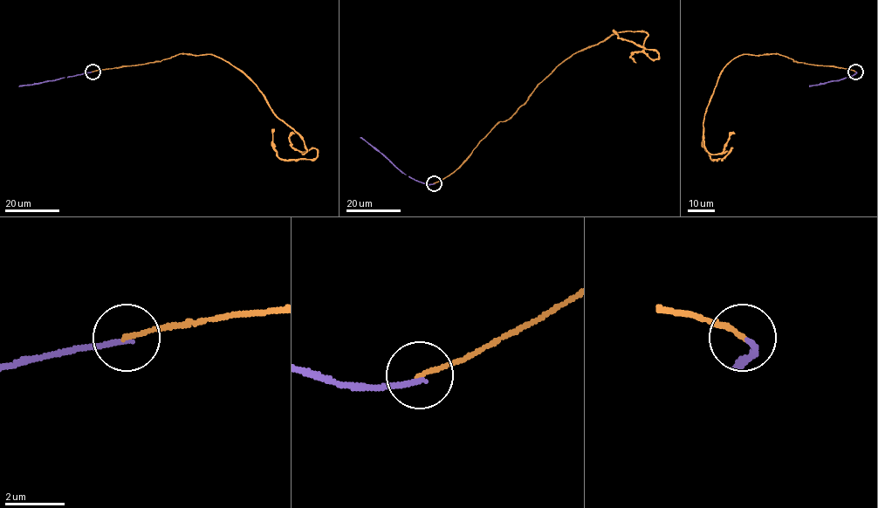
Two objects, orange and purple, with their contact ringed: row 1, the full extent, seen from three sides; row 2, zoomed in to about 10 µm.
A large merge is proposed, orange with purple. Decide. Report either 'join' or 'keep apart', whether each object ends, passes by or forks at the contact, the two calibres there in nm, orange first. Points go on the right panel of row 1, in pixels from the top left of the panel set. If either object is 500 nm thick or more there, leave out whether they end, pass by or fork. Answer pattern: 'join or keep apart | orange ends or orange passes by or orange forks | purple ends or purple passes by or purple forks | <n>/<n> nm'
keep apart | orange ends | purple ends | 140/160 nm

